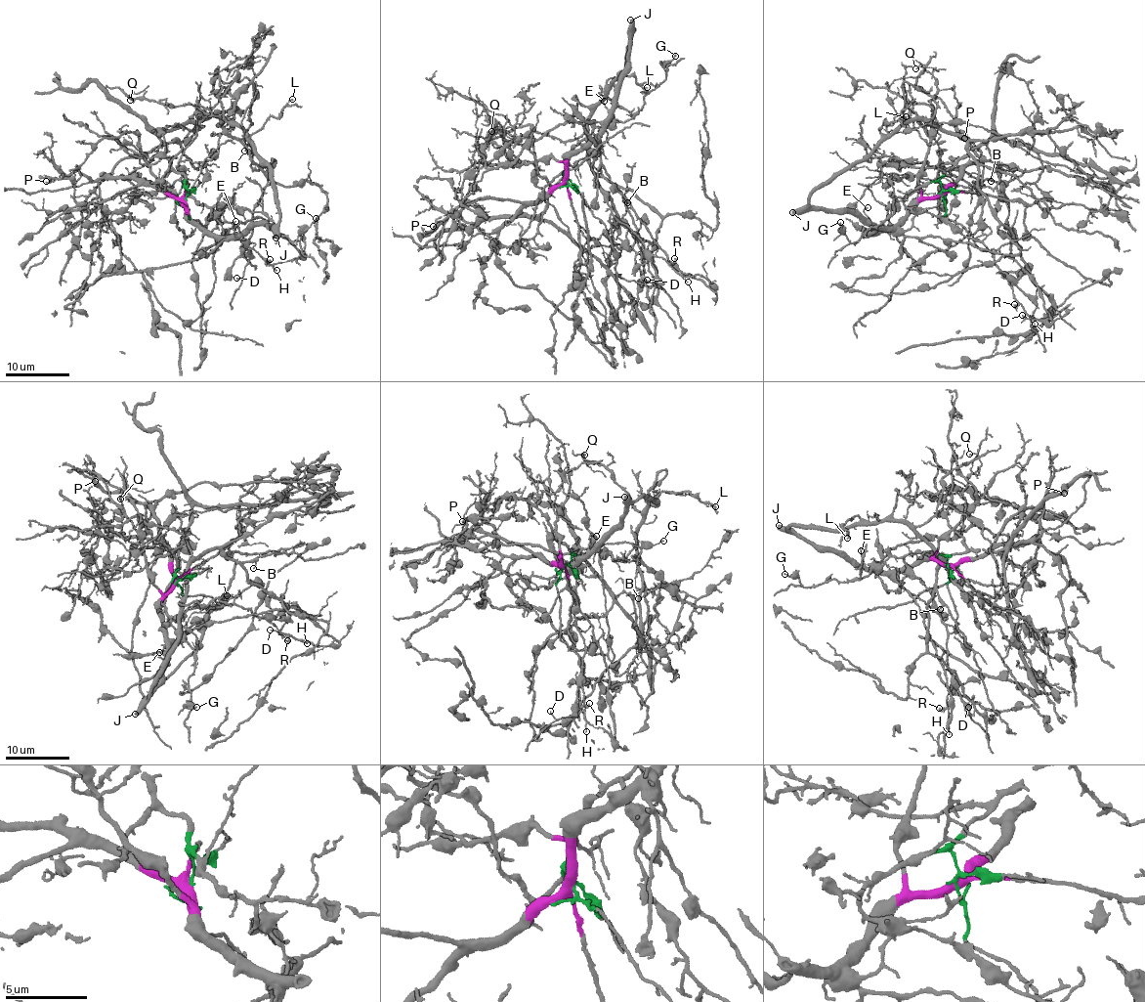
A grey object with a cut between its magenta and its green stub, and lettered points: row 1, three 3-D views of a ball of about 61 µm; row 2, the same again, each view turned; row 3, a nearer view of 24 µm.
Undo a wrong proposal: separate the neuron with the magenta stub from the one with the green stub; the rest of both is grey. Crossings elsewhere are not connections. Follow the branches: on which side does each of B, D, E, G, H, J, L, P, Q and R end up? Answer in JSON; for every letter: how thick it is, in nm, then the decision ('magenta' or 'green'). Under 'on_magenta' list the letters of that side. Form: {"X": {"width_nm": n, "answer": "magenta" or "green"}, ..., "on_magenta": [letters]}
{"B": {"width_nm": 100, "answer": "magenta"}, "D": {"width_nm": 110, "answer": "green"}, "E": {"width_nm": 130, "answer": "magenta"}, "G": {"width_nm": 130, "answer": "green"}, "H": {"width_nm": 100, "answer": "green"}, "J": {"width_nm": 500, "answer": "magenta"}, "L": {"width_nm": 140, "answer": "magenta"}, "P": {"width_nm": 100, "answer": "magenta"}, "Q": {"width_nm": 110, "answer": "magenta"}, "R": {"width_nm": 160, "answer": "green"}, "on_magenta": ["B", "E", "J", "L", "P", "Q"]}

